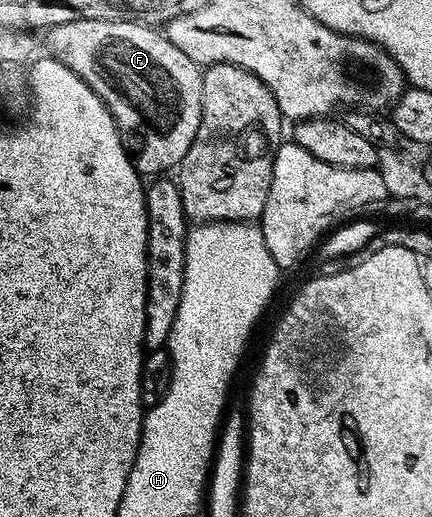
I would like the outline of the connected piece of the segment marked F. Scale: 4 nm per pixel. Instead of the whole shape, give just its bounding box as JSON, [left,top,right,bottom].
[49,20,203,176]

